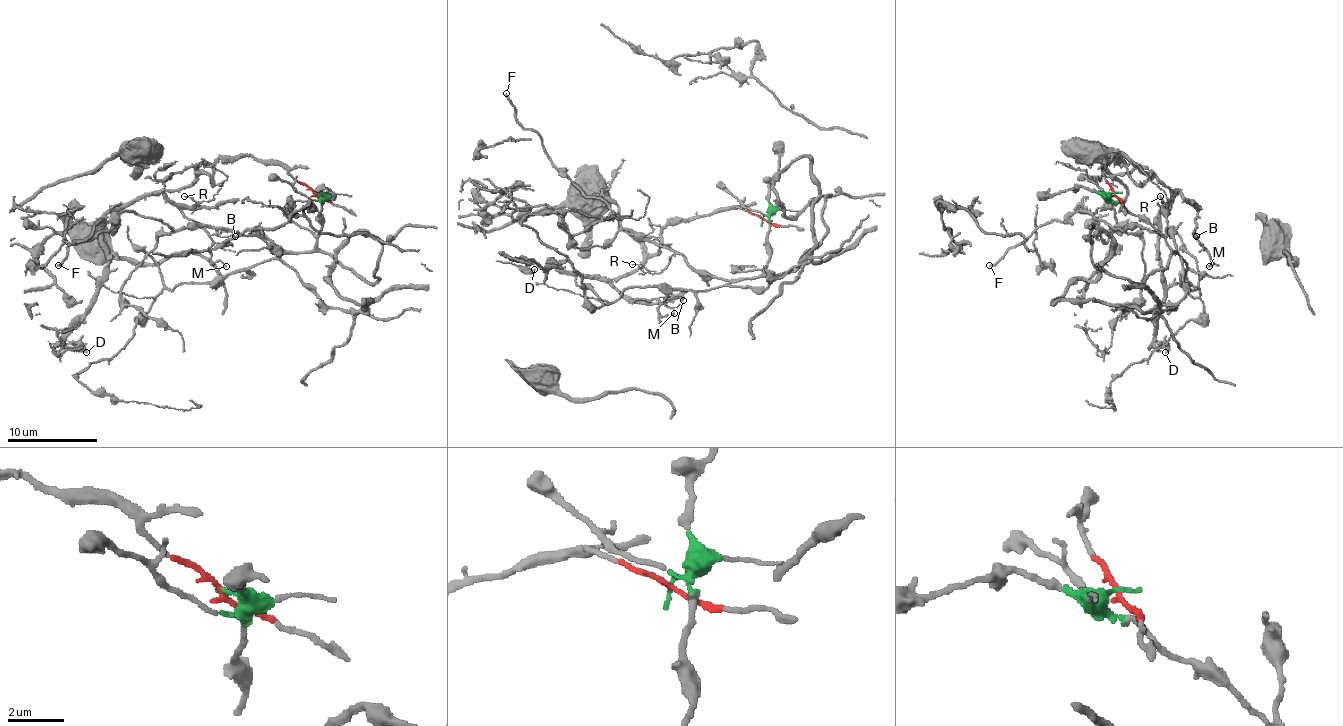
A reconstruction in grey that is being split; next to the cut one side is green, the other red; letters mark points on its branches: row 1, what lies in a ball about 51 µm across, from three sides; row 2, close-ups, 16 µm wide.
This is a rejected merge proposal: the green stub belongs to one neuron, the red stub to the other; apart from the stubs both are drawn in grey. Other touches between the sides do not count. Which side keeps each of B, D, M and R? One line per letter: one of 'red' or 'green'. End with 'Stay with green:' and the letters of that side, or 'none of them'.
B: red
D: red
M: red
R: red
Stay with green: none of them

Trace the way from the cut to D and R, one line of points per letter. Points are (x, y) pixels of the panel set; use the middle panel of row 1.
D: (762, 219), (731, 208), (670, 219), (645, 240), (645, 260), (615, 278), (513, 260), (534, 269)
R: (762, 219), (731, 208), (670, 219), (651, 233), (674, 251), (670, 262), (654, 271), (631, 265)

